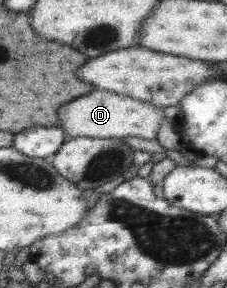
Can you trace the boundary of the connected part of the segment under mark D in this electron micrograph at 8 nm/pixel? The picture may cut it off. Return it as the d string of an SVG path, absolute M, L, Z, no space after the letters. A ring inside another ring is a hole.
M92 89L88 93L59 105L55 112L65 139L72 137L116 139L126 136L154 139L161 120L164 119L164 108L104 89Z

